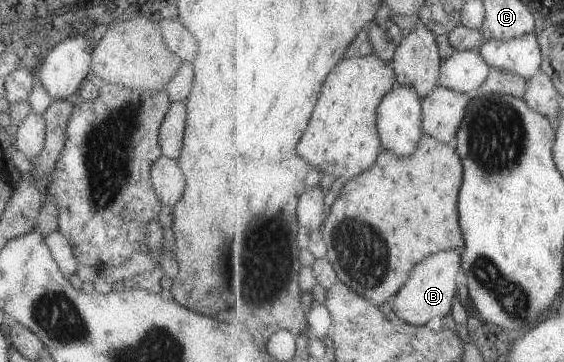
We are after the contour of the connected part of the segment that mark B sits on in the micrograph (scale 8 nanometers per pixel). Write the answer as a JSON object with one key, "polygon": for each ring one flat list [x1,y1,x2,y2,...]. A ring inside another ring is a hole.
{"polygon":[[442,250,442,253,429,255,422,263,419,263,412,271,407,285,395,295,392,305,395,314,404,322,426,326,435,325,438,319,452,313,456,302,456,291,458,291,456,277,463,269,461,254,454,250]]}

